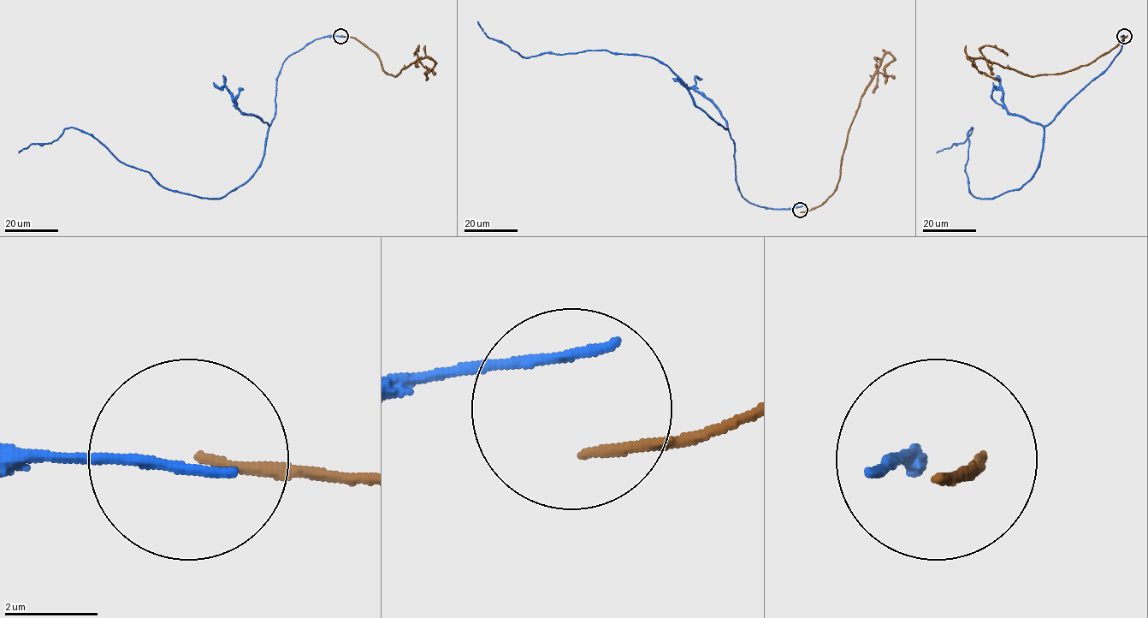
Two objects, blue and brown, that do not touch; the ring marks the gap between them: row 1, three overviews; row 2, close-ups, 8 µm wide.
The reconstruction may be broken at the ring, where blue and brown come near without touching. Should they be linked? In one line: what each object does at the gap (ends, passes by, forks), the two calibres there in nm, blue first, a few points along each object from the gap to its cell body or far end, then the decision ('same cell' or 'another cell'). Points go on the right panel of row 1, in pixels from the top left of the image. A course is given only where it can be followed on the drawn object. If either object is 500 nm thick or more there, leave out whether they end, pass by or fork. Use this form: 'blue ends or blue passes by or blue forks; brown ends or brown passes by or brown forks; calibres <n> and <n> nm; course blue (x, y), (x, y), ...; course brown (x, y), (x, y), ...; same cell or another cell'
blue ends; brown ends; calibres 280 and 190 nm; course blue (1121, 36), (1110, 64), (1044, 127), (1038, 166), (1020, 189), (969, 192), (971, 127), (937, 152); course brown (1127, 36), (1108, 52), (1090, 63), (1060, 74), (1026, 75), (983, 58), (967, 58), (982, 73), (998, 80); another cell

